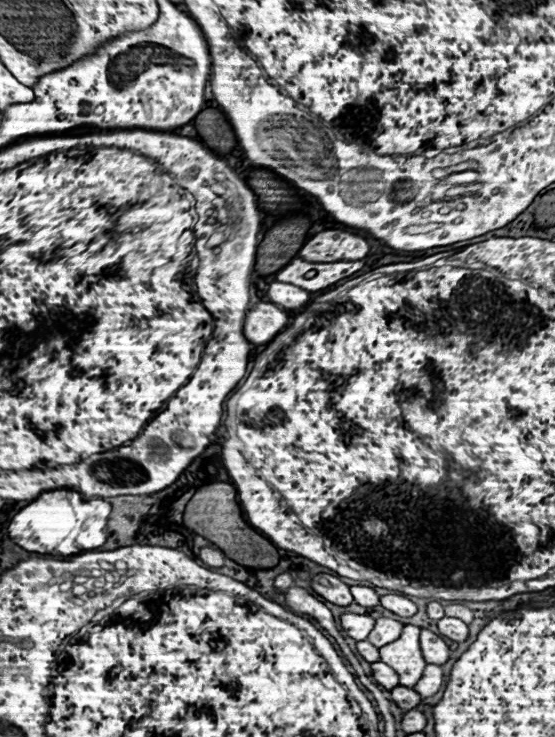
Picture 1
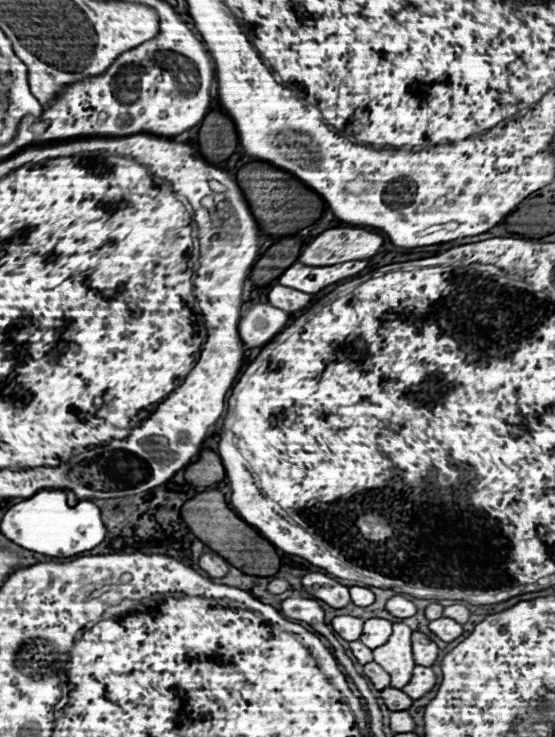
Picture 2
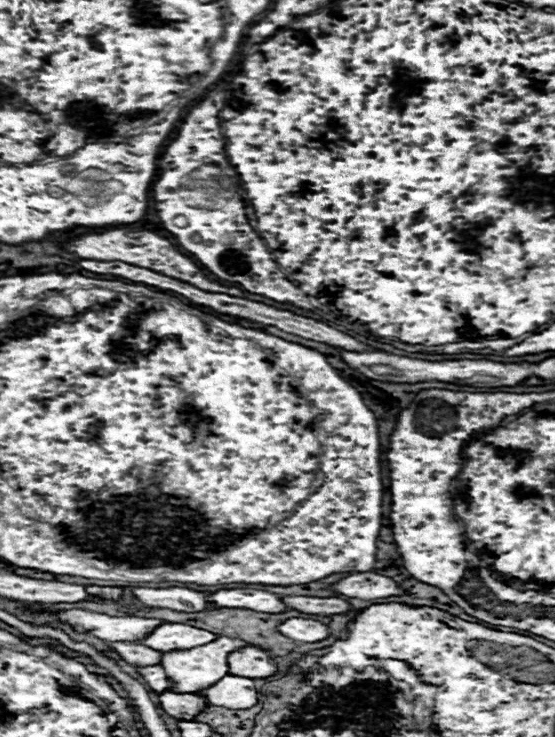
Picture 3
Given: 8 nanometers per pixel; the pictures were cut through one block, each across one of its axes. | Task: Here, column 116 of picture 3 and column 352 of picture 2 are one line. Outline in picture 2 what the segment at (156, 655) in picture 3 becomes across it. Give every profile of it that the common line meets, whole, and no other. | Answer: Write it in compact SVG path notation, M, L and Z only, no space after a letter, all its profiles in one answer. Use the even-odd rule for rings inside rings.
M352 642L352 644L350 644L350 652L354 654L354 658L356 658L360 664L372 662L372 650L366 648L366 646L360 644L360 642Z

